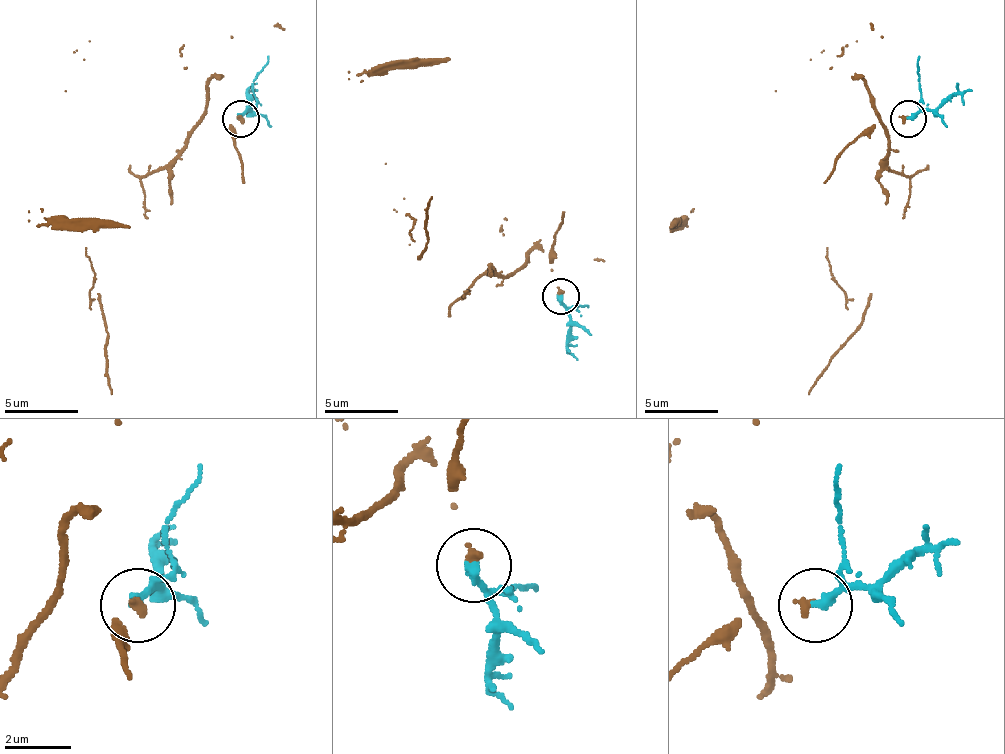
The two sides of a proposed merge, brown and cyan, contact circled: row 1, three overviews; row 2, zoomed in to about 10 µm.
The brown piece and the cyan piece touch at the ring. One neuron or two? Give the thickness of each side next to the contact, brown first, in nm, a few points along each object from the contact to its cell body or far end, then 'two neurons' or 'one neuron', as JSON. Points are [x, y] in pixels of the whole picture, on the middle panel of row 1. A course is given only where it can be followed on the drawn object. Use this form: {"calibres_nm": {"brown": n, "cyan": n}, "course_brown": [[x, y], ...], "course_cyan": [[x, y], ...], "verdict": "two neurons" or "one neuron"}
{"calibres_nm": {"brown": 220, "cyan": 240}, "course_brown": [[559, 297], [526, 267], [482, 275], [460, 297], [464, 290], [419, 260], [383, 76], [449, 57]], "course_cyan": [[559, 297], [570, 319], [567, 348], [578, 360]], "verdict": "one neuron"}

